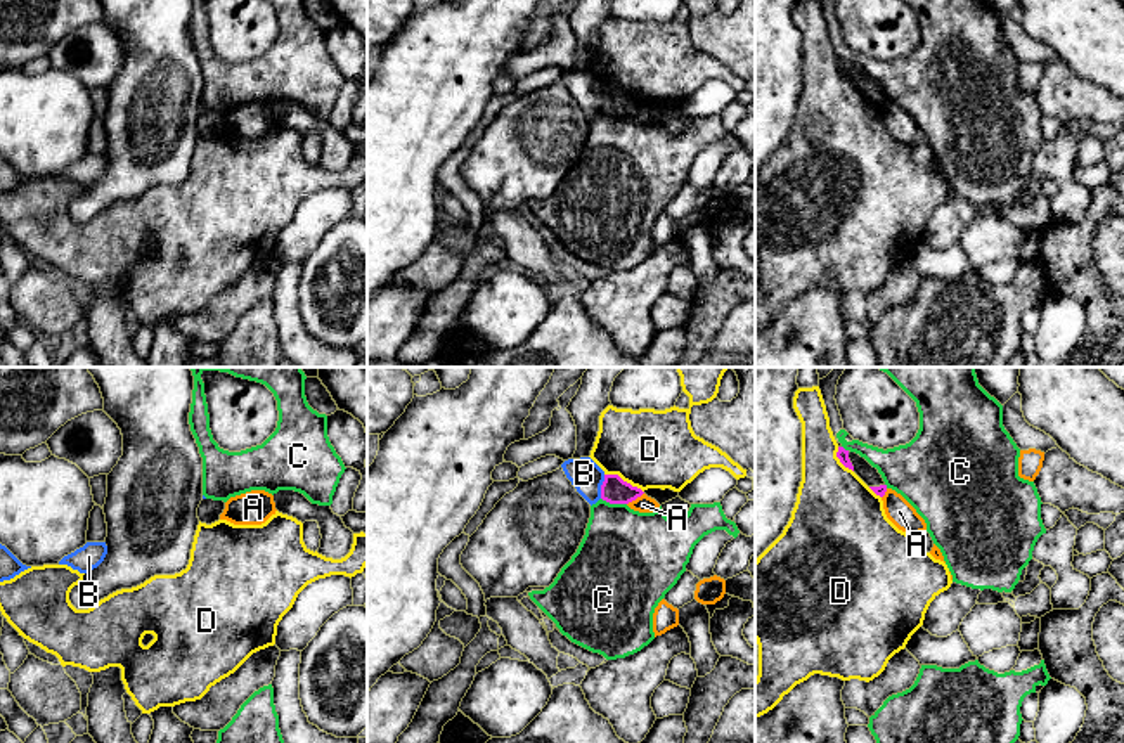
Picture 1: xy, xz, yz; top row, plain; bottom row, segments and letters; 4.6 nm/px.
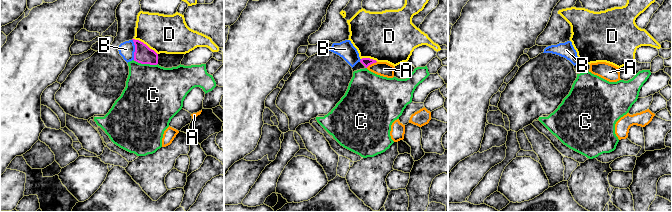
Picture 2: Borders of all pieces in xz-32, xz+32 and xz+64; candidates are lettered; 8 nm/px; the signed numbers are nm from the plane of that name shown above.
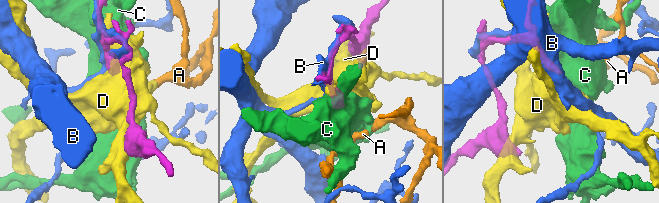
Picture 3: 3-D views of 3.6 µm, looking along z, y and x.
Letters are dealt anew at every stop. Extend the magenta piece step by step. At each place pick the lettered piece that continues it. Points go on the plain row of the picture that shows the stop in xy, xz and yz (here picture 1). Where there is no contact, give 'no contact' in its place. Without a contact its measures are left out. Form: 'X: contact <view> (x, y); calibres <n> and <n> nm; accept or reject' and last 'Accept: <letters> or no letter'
A: contact xz (634, 111); calibres 120 and 80 nm; reject
B: contact xz (601, 99); calibres 120 and 150 nm; reject
C: contact xz (613, 115); calibres 120 and 420 nm; reject
D: contact xz (622, 92); calibres 120 and 360 nm; reject
Accept: no letter

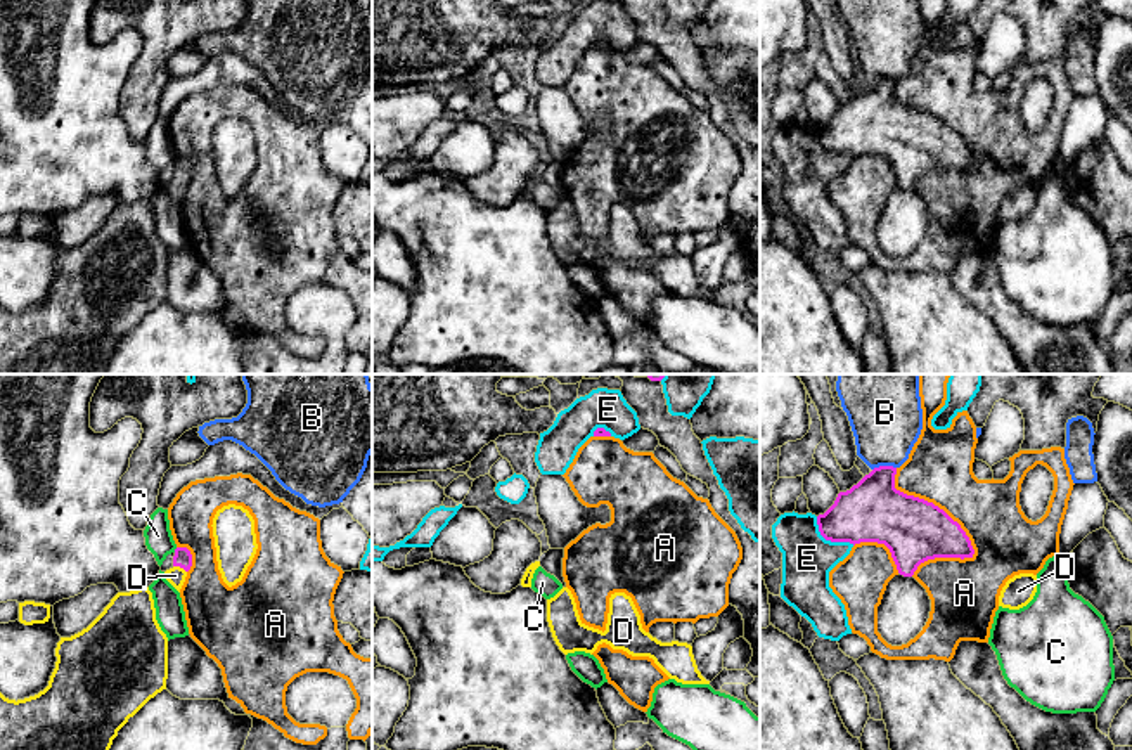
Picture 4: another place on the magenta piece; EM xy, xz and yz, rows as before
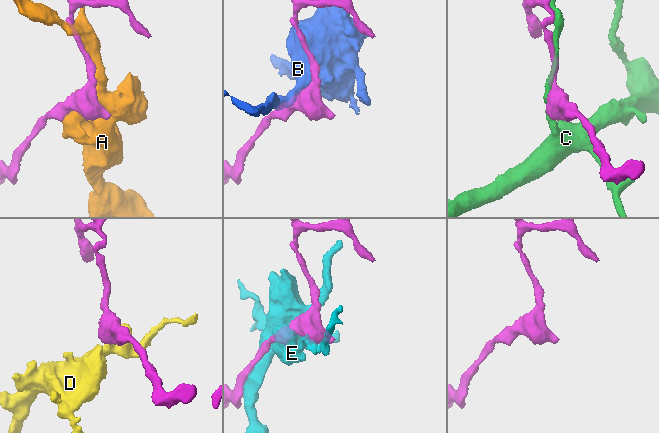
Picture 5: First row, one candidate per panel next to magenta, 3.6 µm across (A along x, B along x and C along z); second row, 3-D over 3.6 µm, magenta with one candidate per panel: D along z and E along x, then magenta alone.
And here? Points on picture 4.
A: contact yz (933, 116); calibres 300 and 300 nm; reject
B: contact yz (883, 78); calibres 280 and 320 nm; reject
C: contact xy (175, 161); calibres 90 and 130 nm; reject
D: contact xy (180, 179); calibres 90 and 90 nm; accept
E: contact yz (829, 151); calibres 280 and 240 nm; reject
Accept: D

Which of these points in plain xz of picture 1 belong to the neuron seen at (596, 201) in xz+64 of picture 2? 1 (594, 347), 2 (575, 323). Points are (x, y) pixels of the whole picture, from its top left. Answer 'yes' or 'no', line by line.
1: no
2: no

